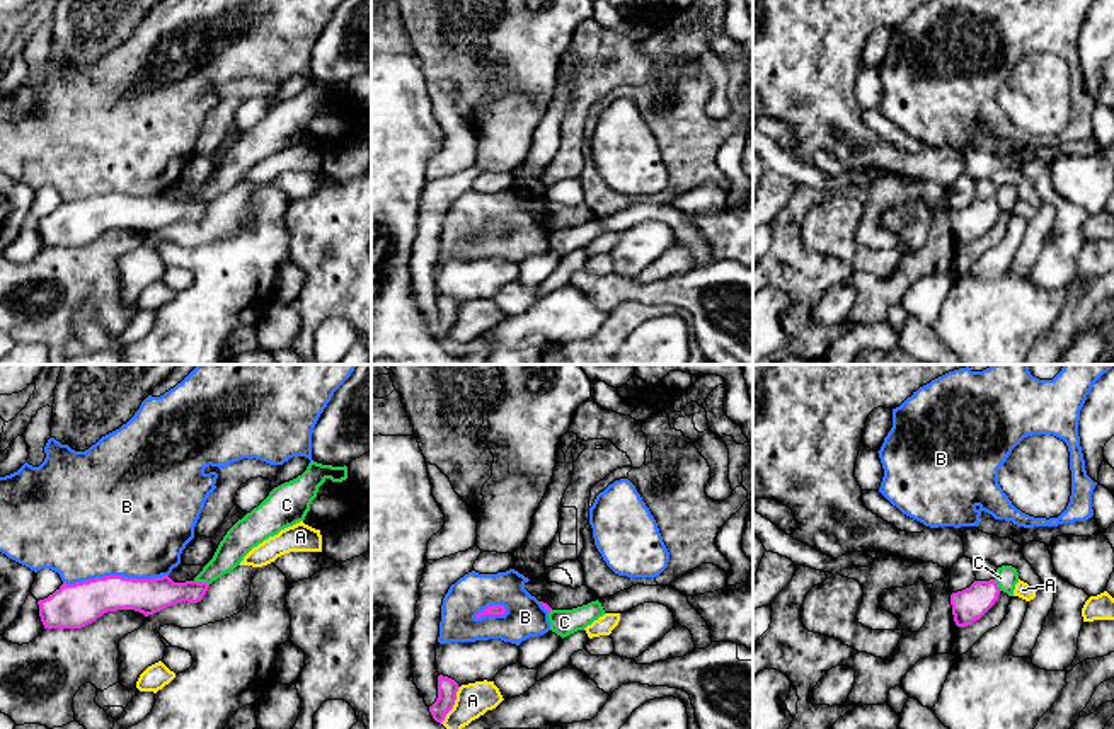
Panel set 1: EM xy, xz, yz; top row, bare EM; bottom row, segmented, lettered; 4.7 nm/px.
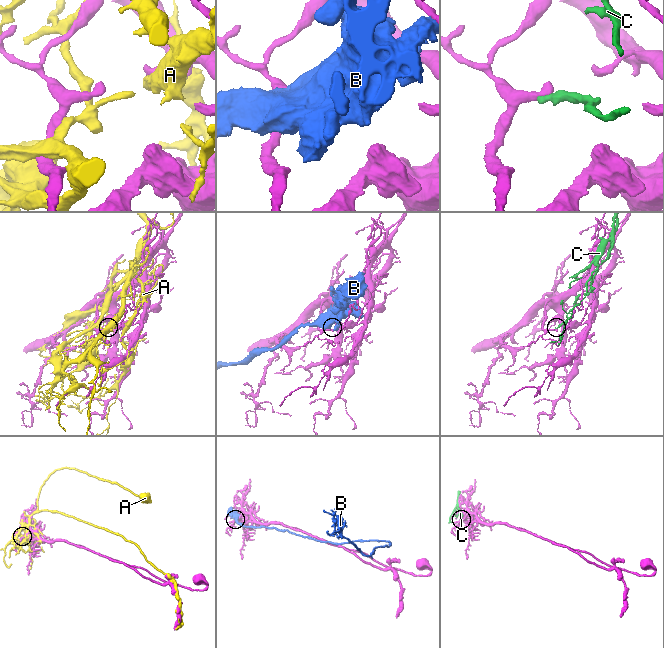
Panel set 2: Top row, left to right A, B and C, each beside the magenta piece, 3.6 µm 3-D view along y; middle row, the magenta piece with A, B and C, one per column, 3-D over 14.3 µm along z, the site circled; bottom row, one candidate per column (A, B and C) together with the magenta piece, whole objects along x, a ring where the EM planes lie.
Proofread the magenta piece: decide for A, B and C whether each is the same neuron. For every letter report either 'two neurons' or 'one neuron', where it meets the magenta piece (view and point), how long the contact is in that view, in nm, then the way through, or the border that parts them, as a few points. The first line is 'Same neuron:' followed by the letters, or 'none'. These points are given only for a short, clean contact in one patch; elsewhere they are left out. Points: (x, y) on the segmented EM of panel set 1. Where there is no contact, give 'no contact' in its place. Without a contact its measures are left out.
Same neuron: none
A: two neurons; meets magenta in xz at (453, 704); contact 200 nm long
B: two neurons; meets magenta in xy at (114, 576); contact 500 nm long
C: two neurons; meets magenta in xy at (201, 583); contact 80 nm long; border along xy (195, 579), (208, 585)

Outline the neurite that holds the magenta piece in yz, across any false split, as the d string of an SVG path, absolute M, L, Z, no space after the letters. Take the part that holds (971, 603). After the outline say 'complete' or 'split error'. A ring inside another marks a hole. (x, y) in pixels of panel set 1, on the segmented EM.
M995 579L974 581L969 588L952 593L950 605L957 627L979 620L998 600L1000 588Z; complete

